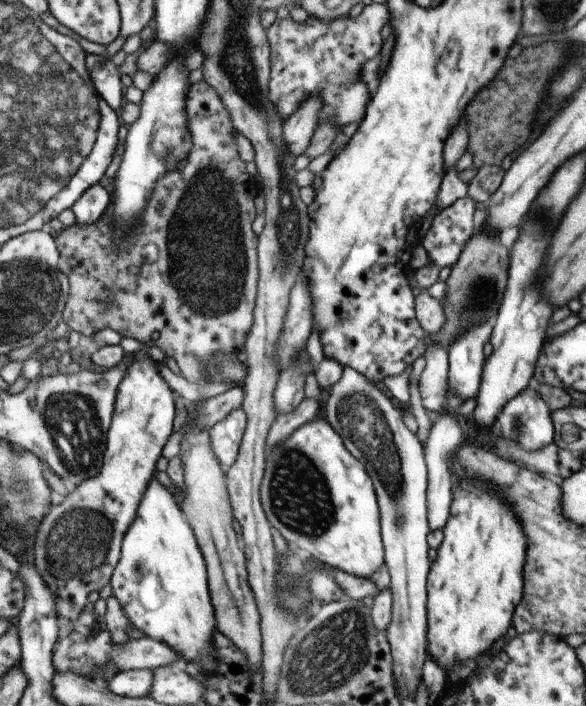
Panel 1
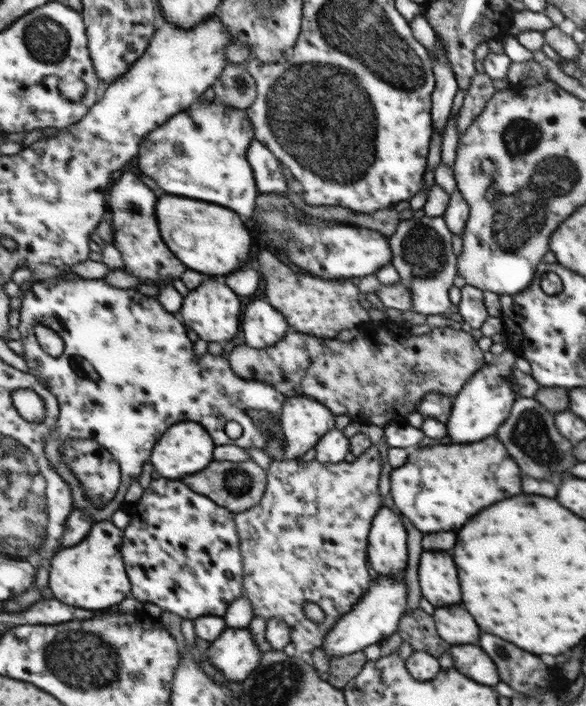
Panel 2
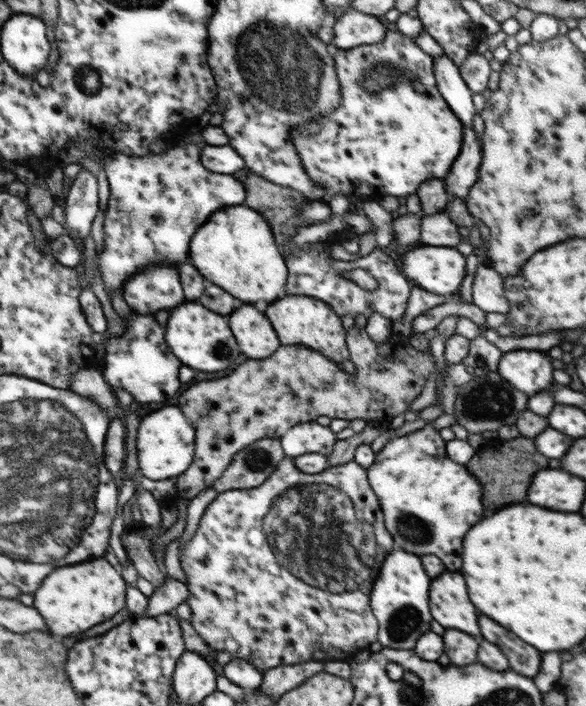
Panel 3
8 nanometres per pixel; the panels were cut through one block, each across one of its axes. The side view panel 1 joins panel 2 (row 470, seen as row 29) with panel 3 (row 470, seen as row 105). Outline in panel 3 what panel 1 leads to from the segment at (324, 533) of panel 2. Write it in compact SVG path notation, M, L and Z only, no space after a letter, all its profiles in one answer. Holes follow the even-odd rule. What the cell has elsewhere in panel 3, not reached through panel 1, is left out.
M284 457L278 463L276 470L259 487L218 493L204 510L196 533L184 548L183 554L180 554L180 564L186 573L187 588L190 592L186 605L188 605L192 616L188 620L210 651L215 653L228 651L232 659L244 659L248 663L252 663L260 671L260 674L282 665L297 665L310 661L327 663L352 660L358 651L369 649L371 644L377 641L379 624L371 610L372 586L370 582L375 576L379 564L390 554L392 548L394 548L394 539L384 526L382 507L380 507L380 501L370 486L367 468L352 460L342 465L329 466L316 474L308 474L296 467L293 457ZM370 532L375 532L375 534L370 534ZM280 548L284 548L284 550L280 550ZM285 558L286 562L284 562ZM294 572L298 572L298 574L306 572L308 575L304 574L306 577L296 578L296 576L292 576Z

